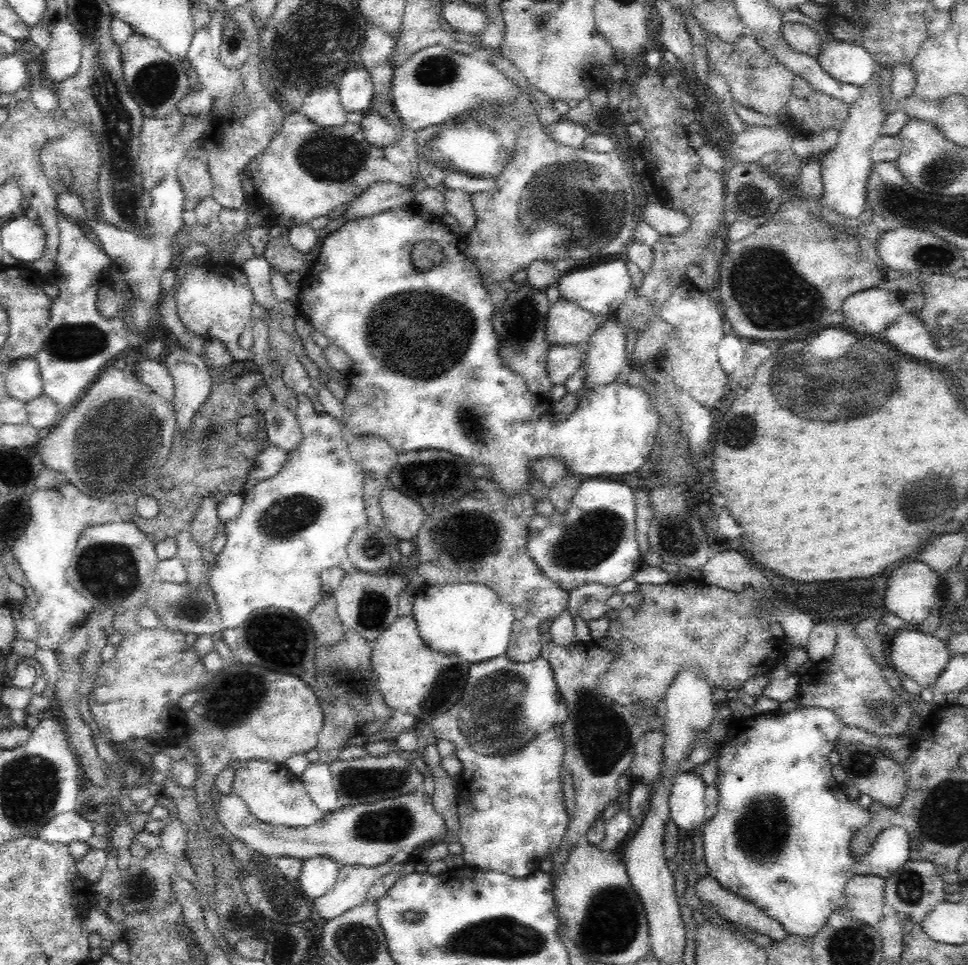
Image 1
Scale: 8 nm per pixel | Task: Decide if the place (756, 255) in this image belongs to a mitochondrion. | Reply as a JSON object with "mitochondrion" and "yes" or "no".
{"mitochondrion":"yes"}

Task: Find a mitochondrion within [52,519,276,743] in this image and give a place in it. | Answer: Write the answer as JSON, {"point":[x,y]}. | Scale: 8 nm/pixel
{"point":[109,571]}

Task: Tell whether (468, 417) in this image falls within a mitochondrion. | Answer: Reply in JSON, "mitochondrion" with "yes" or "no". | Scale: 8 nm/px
{"mitochondrion":"yes"}

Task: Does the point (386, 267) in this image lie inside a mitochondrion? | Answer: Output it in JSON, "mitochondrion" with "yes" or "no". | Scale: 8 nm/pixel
{"mitochondrion":"no"}

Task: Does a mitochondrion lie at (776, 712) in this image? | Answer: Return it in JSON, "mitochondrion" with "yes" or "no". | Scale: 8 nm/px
{"mitochondrion":"no"}

